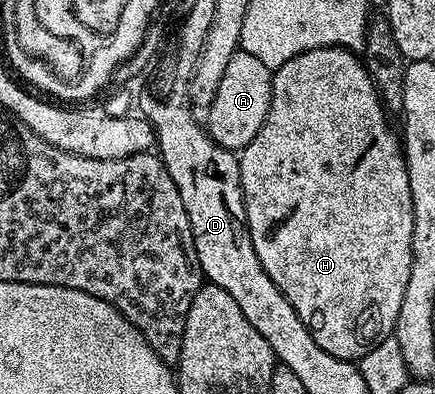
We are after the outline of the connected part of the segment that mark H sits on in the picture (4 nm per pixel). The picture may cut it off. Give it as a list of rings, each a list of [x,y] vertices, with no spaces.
[[[322,47],[321,49],[309,49],[305,53],[301,53],[297,57],[293,57],[289,61],[285,61],[285,65],[274,68],[272,77],[272,101],[268,115],[265,117],[264,123],[260,127],[260,131],[253,141],[249,141],[247,147],[244,147],[239,155],[239,172],[241,173],[241,189],[243,190],[243,204],[245,205],[245,213],[247,214],[247,228],[251,234],[253,241],[253,249],[257,253],[257,261],[261,261],[261,265],[265,269],[265,273],[269,273],[269,277],[273,277],[273,285],[277,285],[277,289],[281,289],[281,293],[285,293],[285,297],[289,301],[289,305],[293,305],[293,309],[297,313],[297,317],[301,317],[301,321],[305,325],[305,329],[313,337],[313,341],[317,341],[317,345],[321,345],[321,349],[325,349],[325,353],[329,353],[338,359],[350,359],[352,361],[360,361],[375,346],[381,345],[386,339],[392,338],[395,333],[395,322],[397,321],[397,313],[401,313],[401,300],[405,297],[405,285],[409,285],[409,273],[411,272],[411,246],[413,245],[413,197],[409,189],[409,173],[407,172],[407,156],[401,146],[400,136],[391,129],[392,120],[386,111],[383,110],[383,104],[380,103],[378,90],[374,82],[370,79],[370,75],[364,67],[364,60],[360,58],[356,52],[346,51],[344,47]]]

